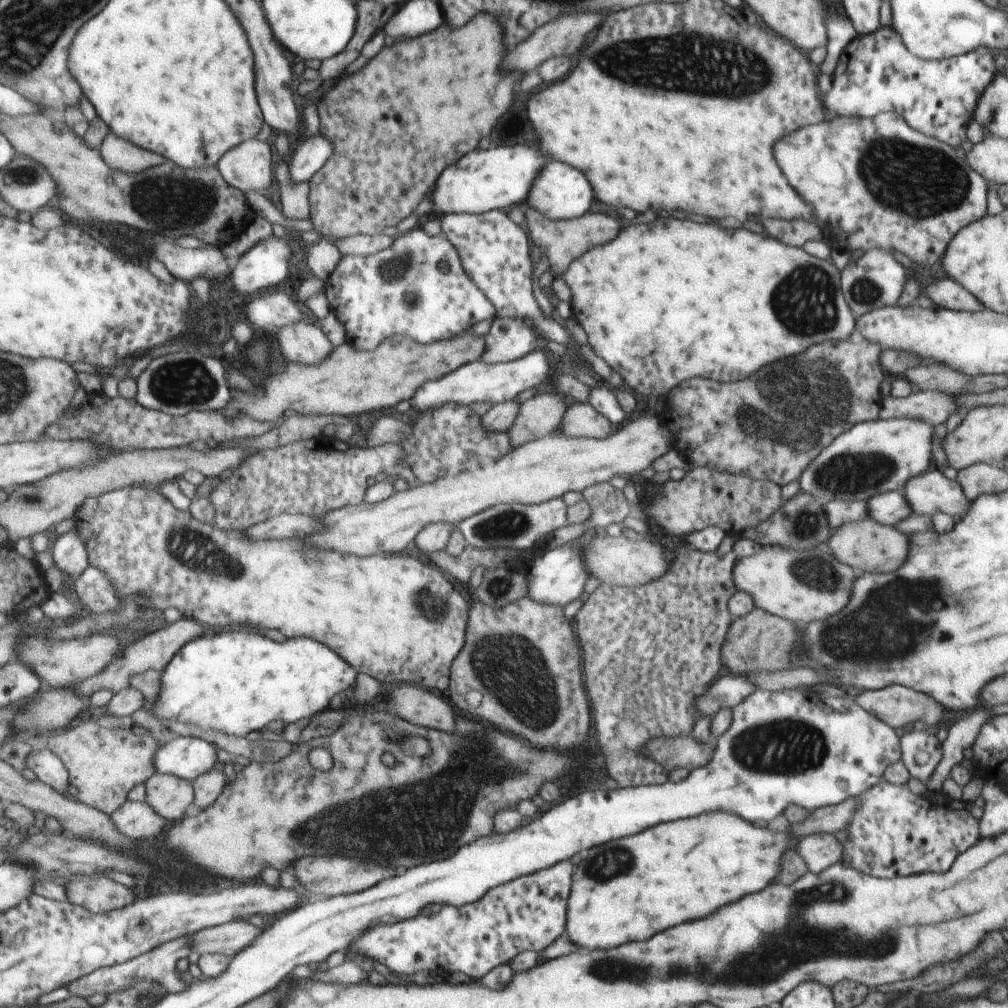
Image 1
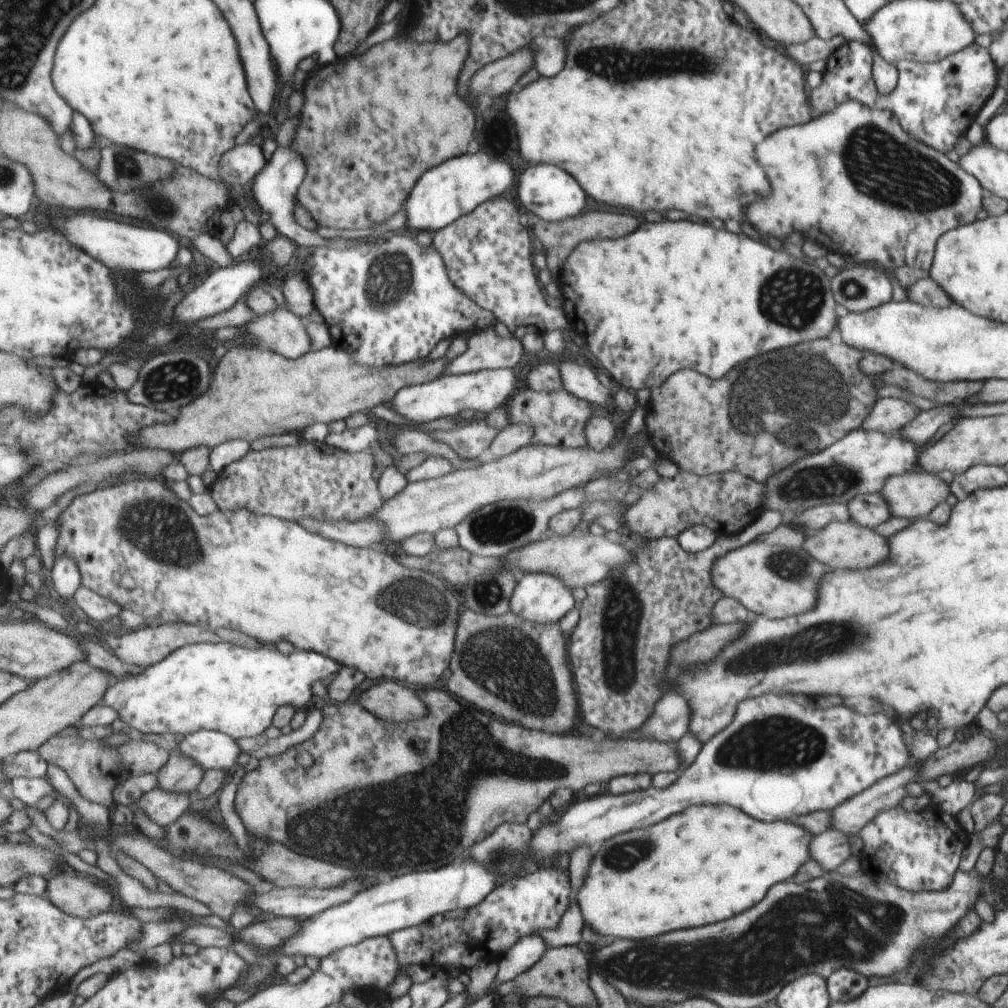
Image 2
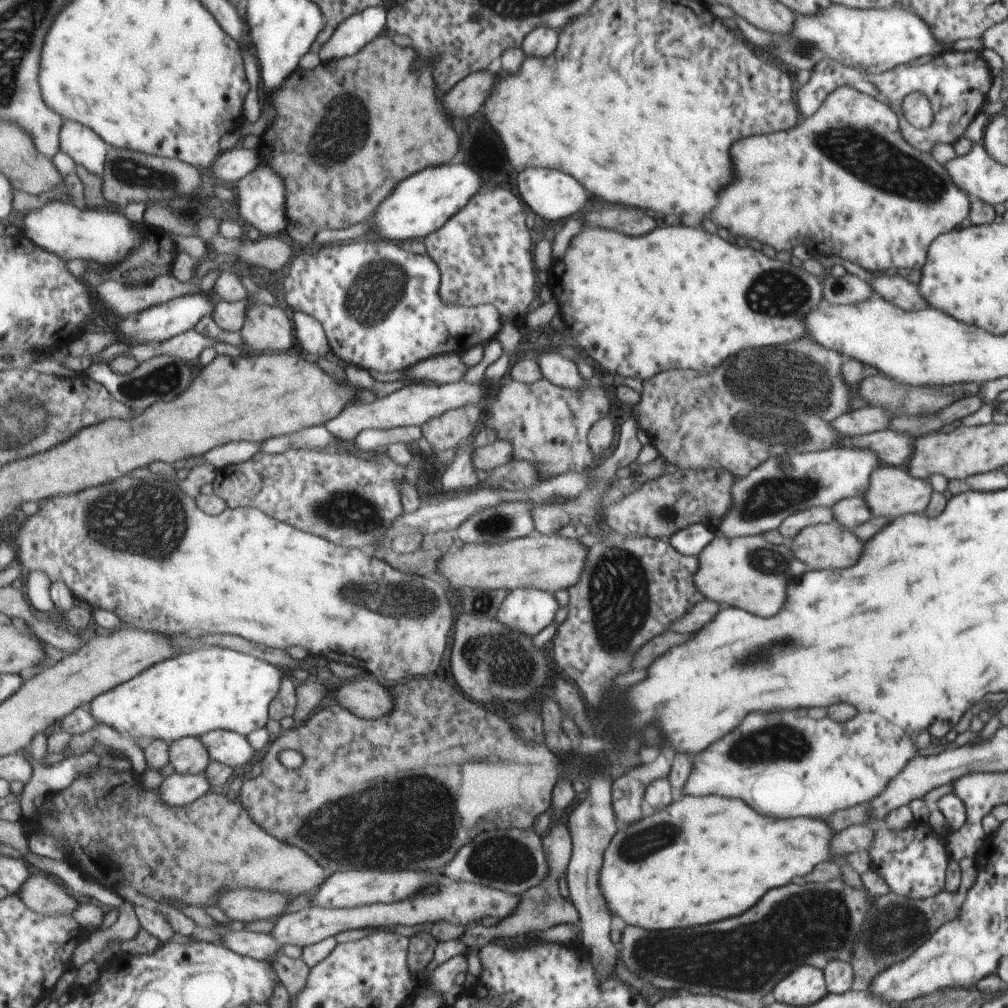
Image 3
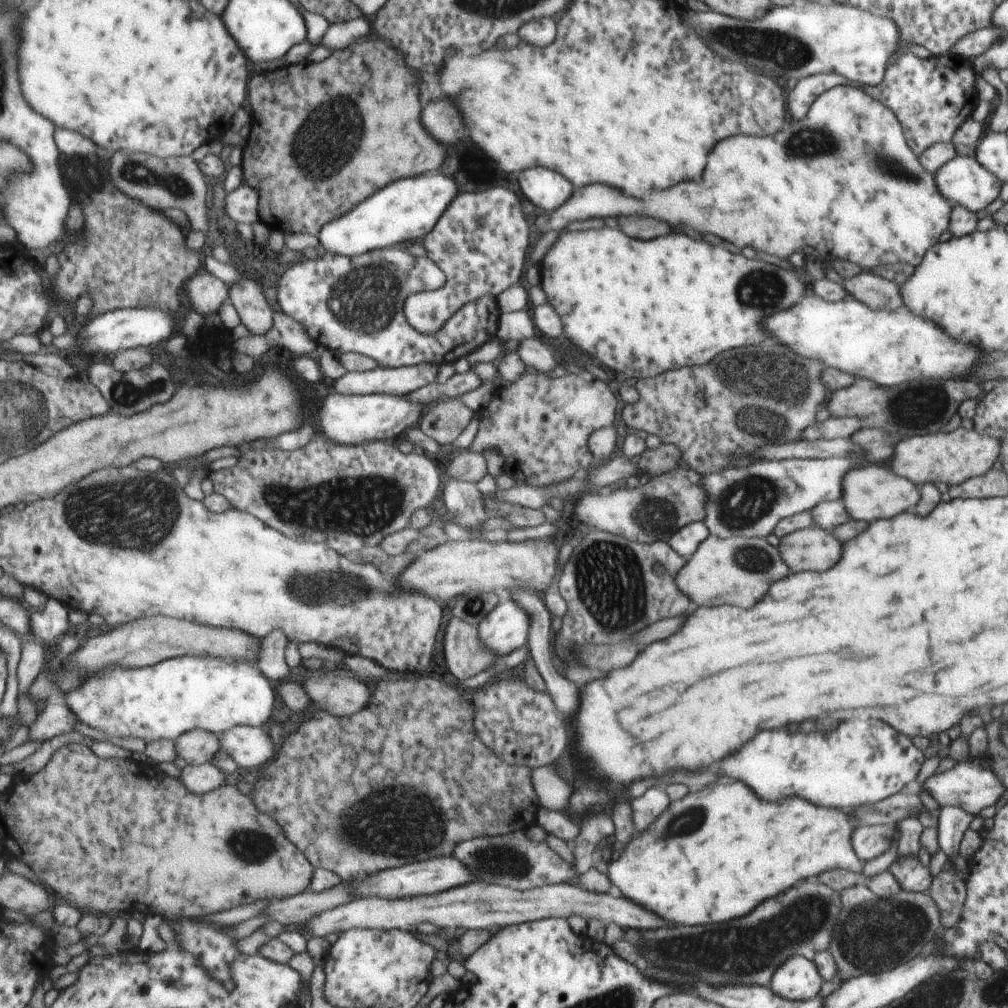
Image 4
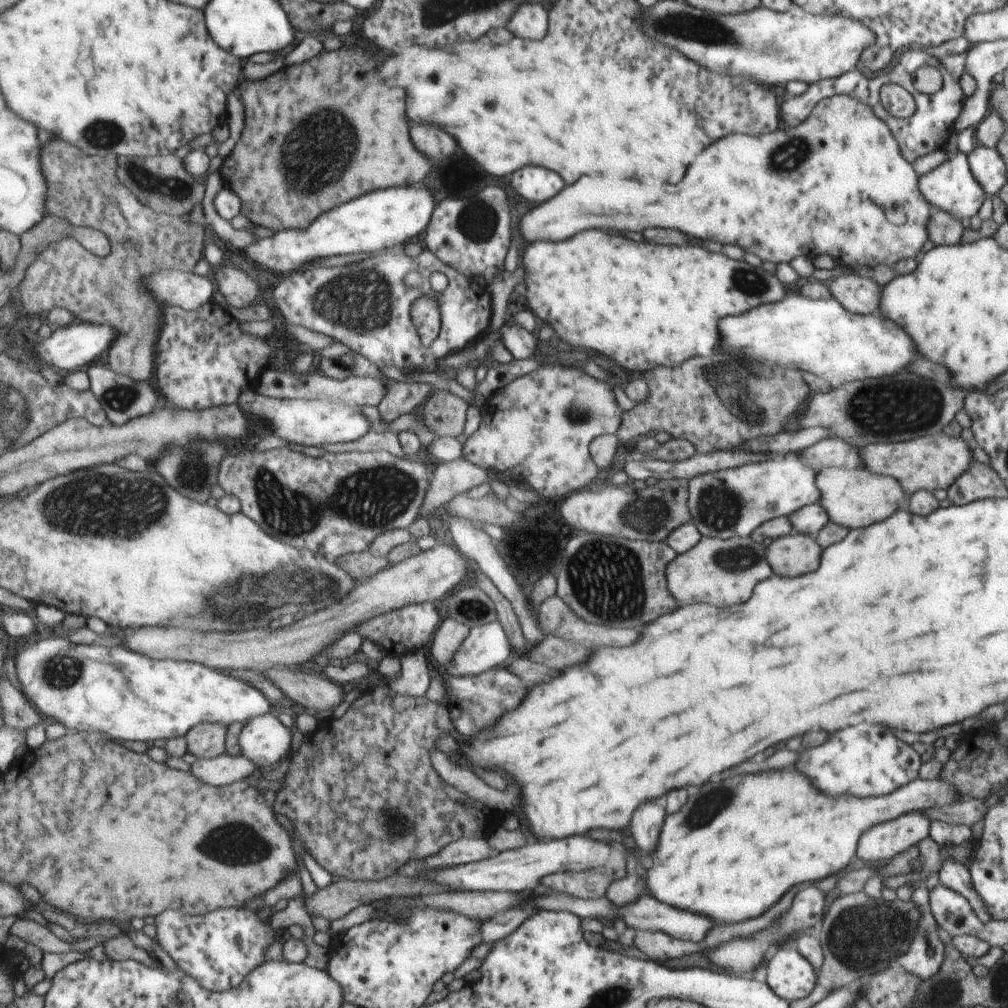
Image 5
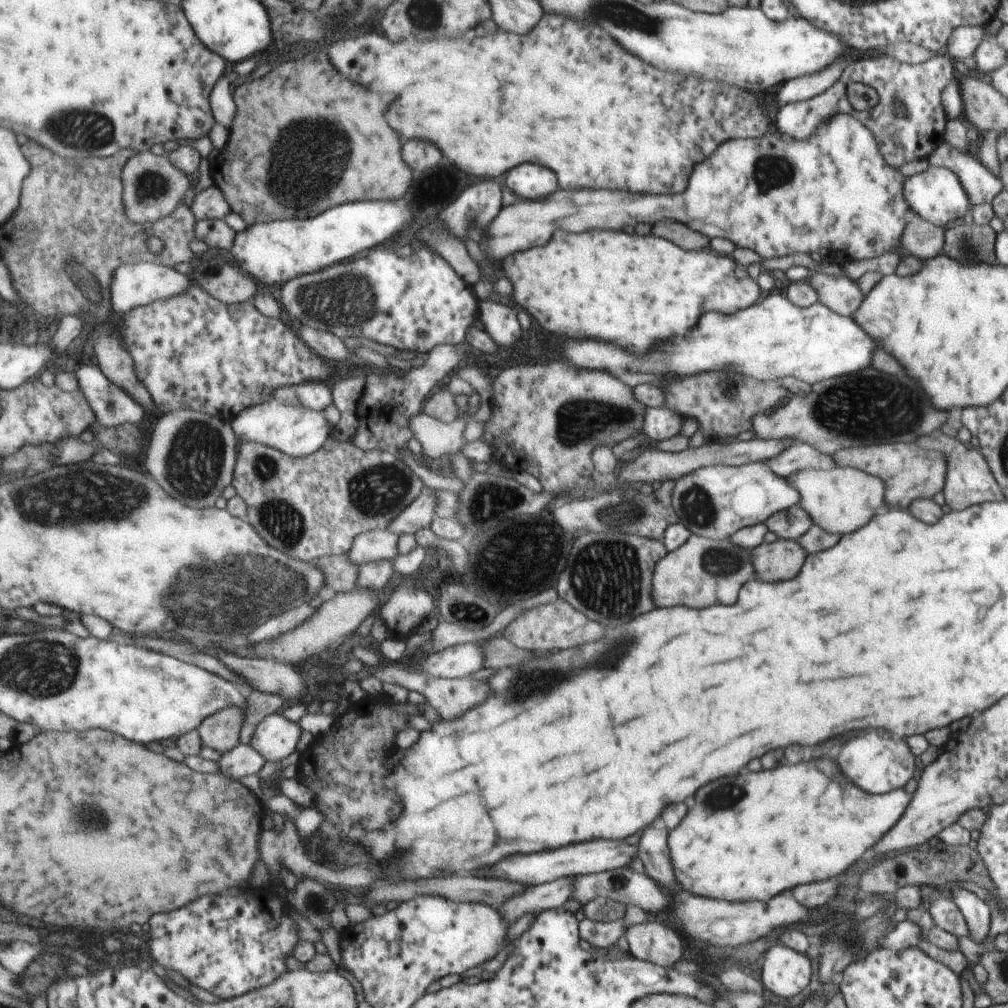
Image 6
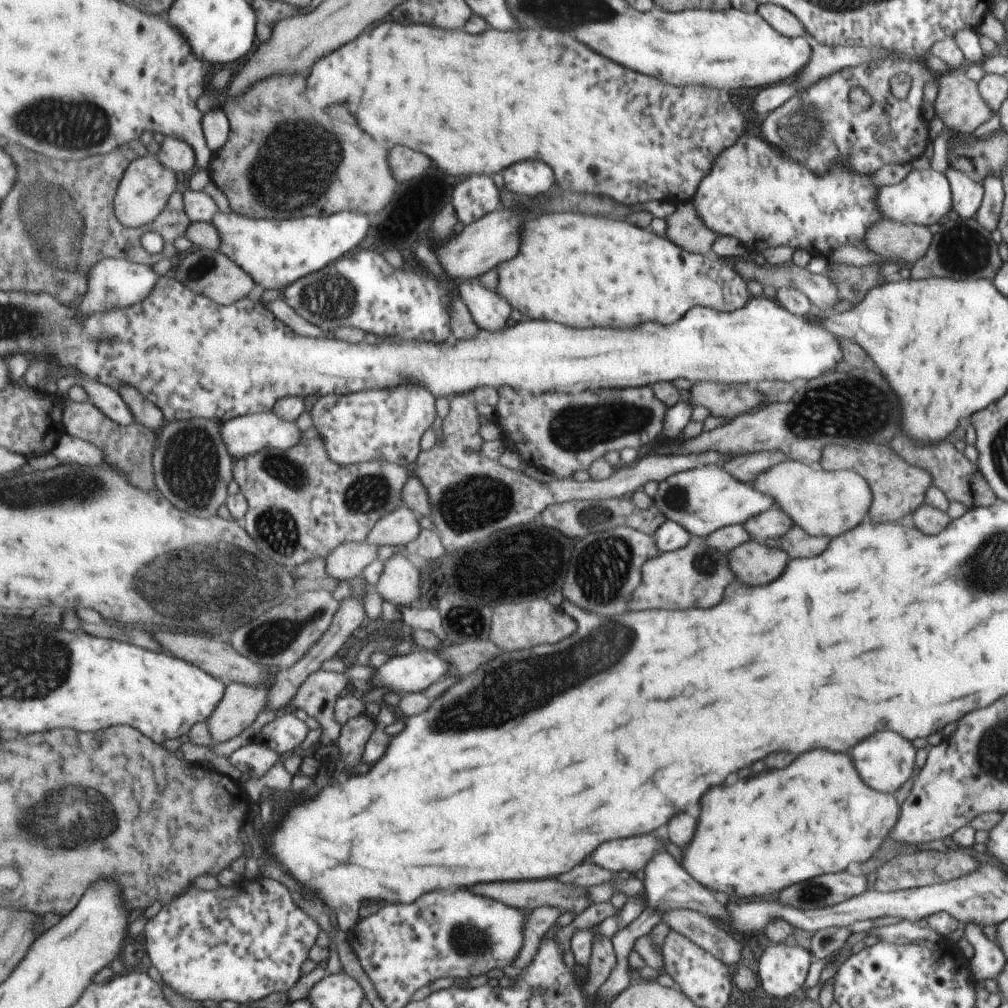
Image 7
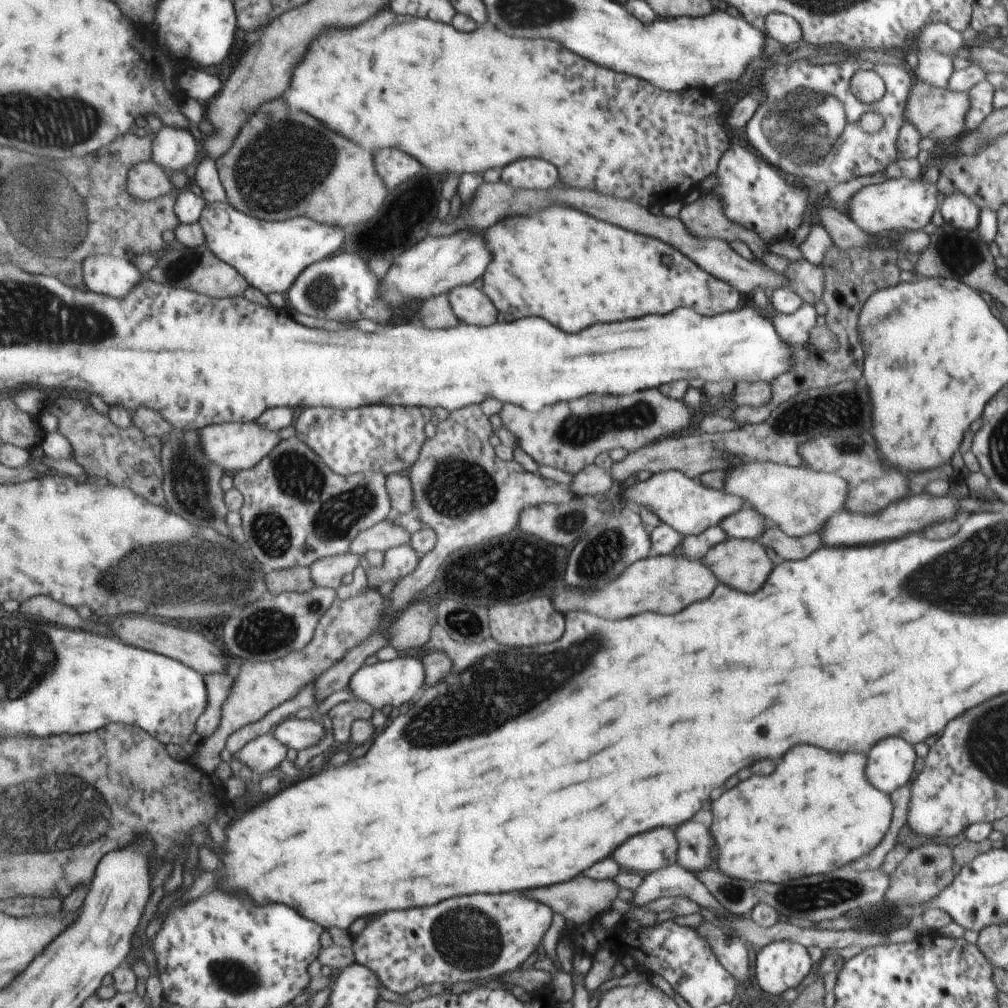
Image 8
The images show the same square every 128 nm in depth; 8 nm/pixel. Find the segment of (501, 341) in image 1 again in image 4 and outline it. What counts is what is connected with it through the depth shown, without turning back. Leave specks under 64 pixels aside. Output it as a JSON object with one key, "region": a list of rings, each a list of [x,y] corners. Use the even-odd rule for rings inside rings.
{"region":[[[417,364],[396,368],[376,366],[371,371],[347,372],[334,382],[336,392],[348,396],[392,394],[402,396],[436,380],[439,365]]]}

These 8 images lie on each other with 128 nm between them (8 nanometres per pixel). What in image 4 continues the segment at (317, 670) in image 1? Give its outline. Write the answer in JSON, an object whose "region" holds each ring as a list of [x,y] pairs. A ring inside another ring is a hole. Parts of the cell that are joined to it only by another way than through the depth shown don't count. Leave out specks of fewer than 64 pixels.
{"region":[[[185,656],[144,668],[110,666],[110,670],[106,668],[104,672],[90,676],[82,688],[72,690],[65,699],[78,720],[90,728],[118,738],[142,738],[149,742],[159,738],[177,741],[180,736],[198,728],[221,735],[239,726],[264,726],[272,718],[276,692],[274,681],[255,662],[234,664],[212,656]]]}

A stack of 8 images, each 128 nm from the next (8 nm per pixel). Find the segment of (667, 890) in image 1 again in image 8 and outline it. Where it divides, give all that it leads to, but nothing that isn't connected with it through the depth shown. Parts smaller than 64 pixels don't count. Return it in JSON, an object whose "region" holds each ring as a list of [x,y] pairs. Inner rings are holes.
{"region":[[[816,746],[788,752],[770,776],[750,776],[712,802],[712,838],[716,844],[714,867],[722,874],[746,882],[782,883],[824,874],[850,865],[879,846],[891,828],[892,803],[888,794],[872,786],[864,774],[866,756],[860,752],[826,752]]]}

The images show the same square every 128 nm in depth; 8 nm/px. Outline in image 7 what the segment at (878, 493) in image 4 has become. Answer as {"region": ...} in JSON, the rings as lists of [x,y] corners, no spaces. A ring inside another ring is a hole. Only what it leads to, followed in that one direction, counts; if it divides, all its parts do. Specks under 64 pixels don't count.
{"region":[[[798,461],[780,462],[768,468],[764,474],[758,474],[750,486],[762,494],[774,498],[775,505],[790,516],[796,527],[806,534],[816,537],[834,538],[856,528],[858,522],[871,510],[874,488],[864,480],[860,473],[842,471],[815,470]]]}

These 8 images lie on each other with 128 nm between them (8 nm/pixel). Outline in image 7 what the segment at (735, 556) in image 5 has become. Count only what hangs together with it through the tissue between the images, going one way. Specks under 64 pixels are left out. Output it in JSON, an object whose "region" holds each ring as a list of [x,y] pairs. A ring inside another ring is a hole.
{"region":[[[690,540],[684,548],[659,553],[643,565],[643,580],[638,584],[640,592],[632,598],[632,610],[648,608],[712,608],[722,602],[724,590],[736,579],[728,566],[728,555],[710,548],[705,540]]]}

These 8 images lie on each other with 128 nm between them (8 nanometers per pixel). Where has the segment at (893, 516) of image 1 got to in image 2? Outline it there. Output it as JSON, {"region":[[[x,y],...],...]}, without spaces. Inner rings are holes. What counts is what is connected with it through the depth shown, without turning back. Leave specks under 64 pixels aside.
{"region":[[[880,493],[856,496],[846,504],[846,508],[850,514],[849,520],[864,528],[874,529],[878,524],[892,517],[892,512],[888,510]]]}

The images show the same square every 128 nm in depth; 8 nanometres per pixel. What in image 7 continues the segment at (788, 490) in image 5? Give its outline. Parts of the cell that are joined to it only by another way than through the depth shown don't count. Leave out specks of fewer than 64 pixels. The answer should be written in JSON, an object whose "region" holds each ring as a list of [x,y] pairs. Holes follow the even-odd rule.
{"region":[[[721,464],[702,465],[700,468],[672,474],[659,483],[653,502],[668,520],[680,524],[692,536],[703,539],[724,526],[744,524],[746,520],[751,520],[775,505],[772,496],[754,490],[750,483],[736,480]]]}

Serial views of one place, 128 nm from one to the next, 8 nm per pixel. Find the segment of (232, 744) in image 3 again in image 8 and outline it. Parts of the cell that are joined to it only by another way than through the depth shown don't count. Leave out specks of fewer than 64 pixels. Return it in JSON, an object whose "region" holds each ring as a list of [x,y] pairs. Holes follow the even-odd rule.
{"region":[[[287,717],[275,728],[274,736],[289,748],[299,751],[316,746],[326,736],[326,728],[320,720],[314,718],[300,720],[297,717]]]}

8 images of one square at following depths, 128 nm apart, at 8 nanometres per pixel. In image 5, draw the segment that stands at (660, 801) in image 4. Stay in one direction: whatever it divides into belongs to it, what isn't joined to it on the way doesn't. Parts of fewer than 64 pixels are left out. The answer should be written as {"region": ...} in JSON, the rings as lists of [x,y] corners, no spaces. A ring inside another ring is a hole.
{"region":[[[644,802],[640,808],[636,808],[636,816],[632,816],[630,824],[630,834],[646,854],[654,850],[664,818],[666,810],[658,802]]]}

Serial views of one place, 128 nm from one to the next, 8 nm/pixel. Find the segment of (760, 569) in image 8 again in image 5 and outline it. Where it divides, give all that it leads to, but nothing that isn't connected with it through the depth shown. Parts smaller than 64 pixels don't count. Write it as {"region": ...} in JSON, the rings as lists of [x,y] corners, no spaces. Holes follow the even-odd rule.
{"region":[[[792,532],[786,536],[775,538],[769,546],[762,549],[762,554],[766,555],[766,560],[768,564],[771,564],[774,575],[798,576],[798,574],[808,574],[808,572],[818,570],[822,550],[824,549],[816,544],[815,537]]]}

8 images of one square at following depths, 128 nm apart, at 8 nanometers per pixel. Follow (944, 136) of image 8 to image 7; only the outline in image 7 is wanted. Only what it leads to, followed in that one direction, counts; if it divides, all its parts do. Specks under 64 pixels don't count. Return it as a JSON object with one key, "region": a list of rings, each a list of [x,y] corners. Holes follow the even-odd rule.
{"region":[[[964,69],[948,71],[938,75],[938,95],[934,104],[934,116],[939,118],[944,128],[960,134],[972,134],[978,126],[988,122],[994,116],[994,110],[986,104],[984,97],[978,90],[978,83],[966,76]]]}

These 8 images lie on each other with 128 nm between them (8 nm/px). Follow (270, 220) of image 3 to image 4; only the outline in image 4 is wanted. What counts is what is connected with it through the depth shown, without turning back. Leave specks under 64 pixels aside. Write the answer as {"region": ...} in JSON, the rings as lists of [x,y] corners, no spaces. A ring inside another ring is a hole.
{"region":[[[242,184],[235,191],[227,194],[226,212],[235,222],[245,222],[254,226],[258,222],[262,222],[260,202],[262,202],[260,190],[252,188],[248,184]]]}

